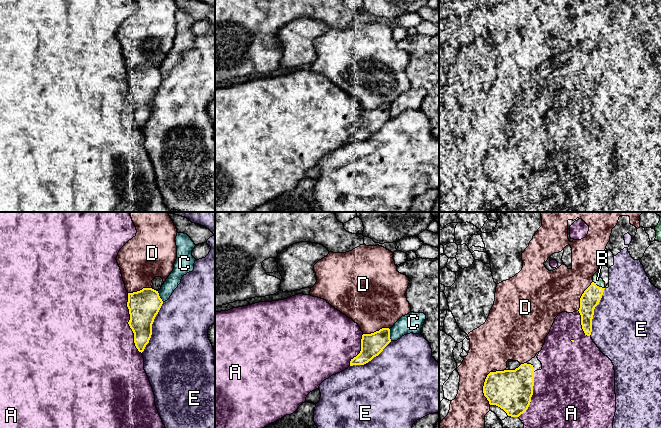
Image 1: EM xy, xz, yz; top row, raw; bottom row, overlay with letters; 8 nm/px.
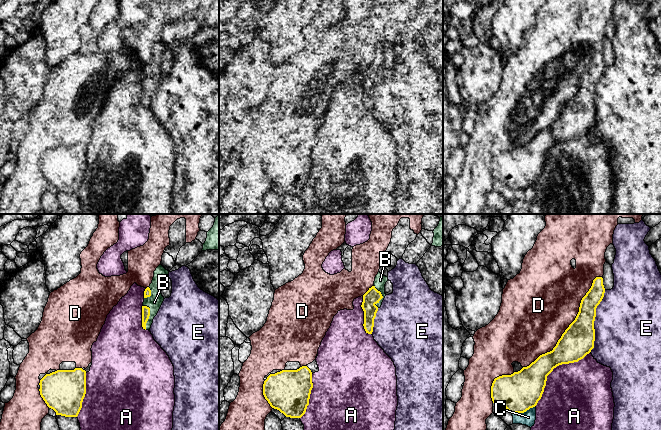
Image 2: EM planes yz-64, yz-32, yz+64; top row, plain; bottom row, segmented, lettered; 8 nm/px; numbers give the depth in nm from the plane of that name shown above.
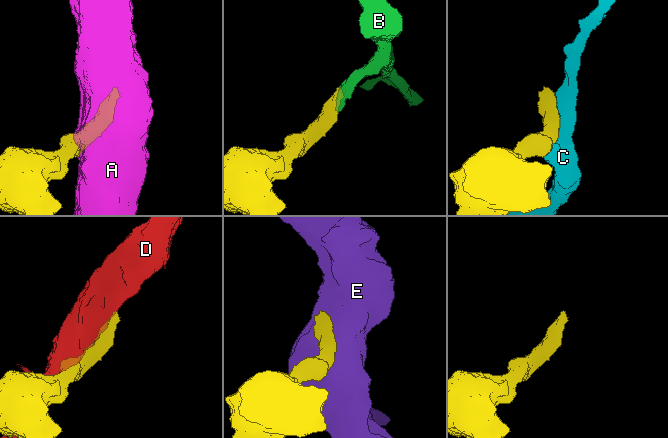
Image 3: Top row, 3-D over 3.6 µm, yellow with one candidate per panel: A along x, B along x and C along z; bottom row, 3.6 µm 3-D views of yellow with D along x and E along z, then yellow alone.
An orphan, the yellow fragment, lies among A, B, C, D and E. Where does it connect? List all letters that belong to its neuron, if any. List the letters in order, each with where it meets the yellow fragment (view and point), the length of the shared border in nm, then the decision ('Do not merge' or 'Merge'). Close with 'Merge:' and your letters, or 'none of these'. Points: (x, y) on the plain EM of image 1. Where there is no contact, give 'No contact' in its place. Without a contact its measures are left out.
A: Touches yellow at xy (128, 99). Shared border 500 nm. Do not merge
B: Touches yellow at yz (598, 62). Shared border 110 nm. Merge
C: Touches yellow at xz (389, 111). Shared border 100 nm. Do not merge
D: Touches yellow at yz (483, 164). Shared border 280 nm. Do not merge
E: Touches yellow at xy (151, 103). Shared border 440 nm. Do not merge
Merge: B

